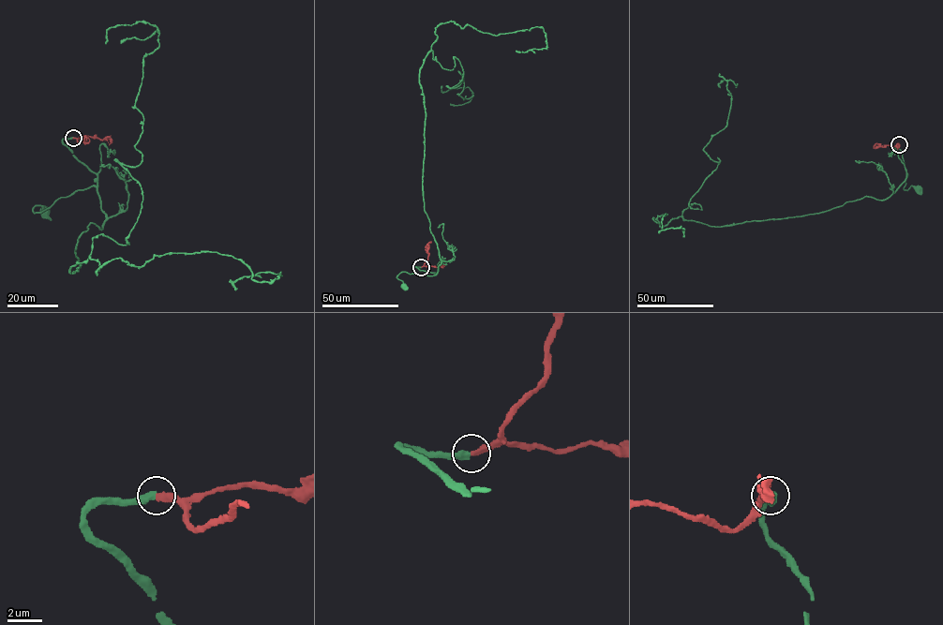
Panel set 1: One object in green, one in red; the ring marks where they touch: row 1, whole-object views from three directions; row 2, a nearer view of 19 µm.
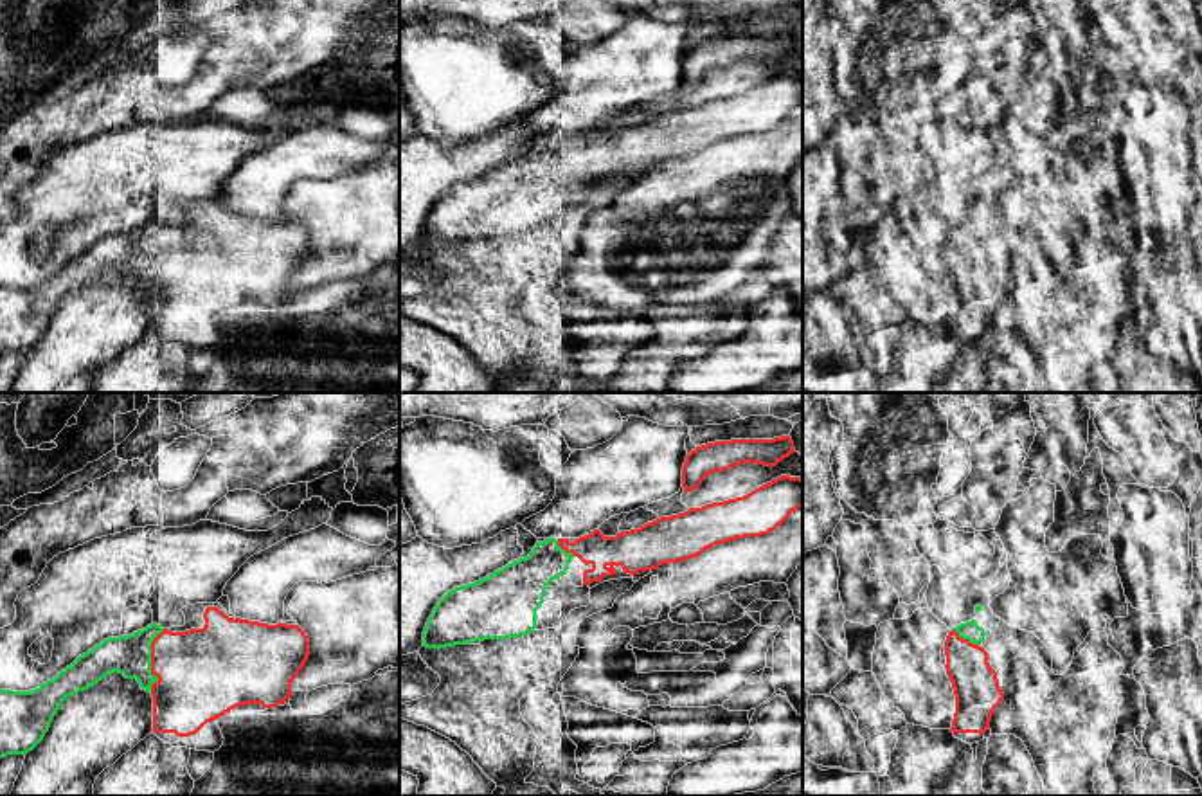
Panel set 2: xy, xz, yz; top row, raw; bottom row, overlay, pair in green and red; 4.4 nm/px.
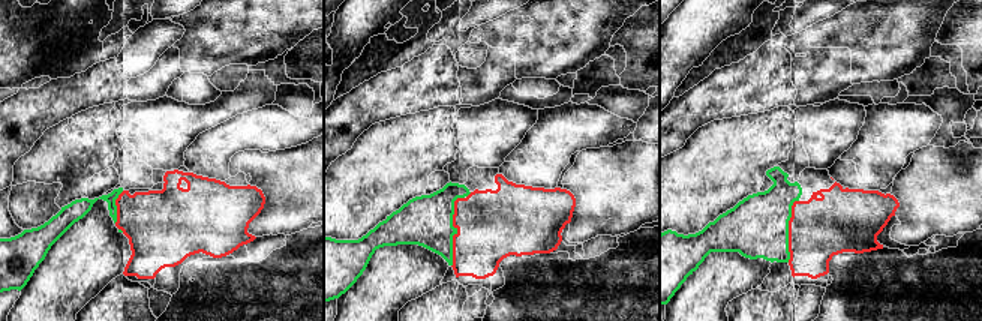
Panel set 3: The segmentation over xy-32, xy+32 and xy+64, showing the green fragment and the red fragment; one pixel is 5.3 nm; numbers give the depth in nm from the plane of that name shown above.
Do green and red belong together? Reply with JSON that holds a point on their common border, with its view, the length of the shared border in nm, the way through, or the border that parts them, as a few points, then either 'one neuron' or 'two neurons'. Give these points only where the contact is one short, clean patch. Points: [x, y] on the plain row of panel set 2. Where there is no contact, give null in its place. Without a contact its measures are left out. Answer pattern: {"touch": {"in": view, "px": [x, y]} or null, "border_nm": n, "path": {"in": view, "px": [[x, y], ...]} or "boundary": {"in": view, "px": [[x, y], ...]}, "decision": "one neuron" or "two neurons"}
{"touch": {"in": "xy", "px": [150, 258]}, "border_nm": 300, "decision": "one neuron"}

